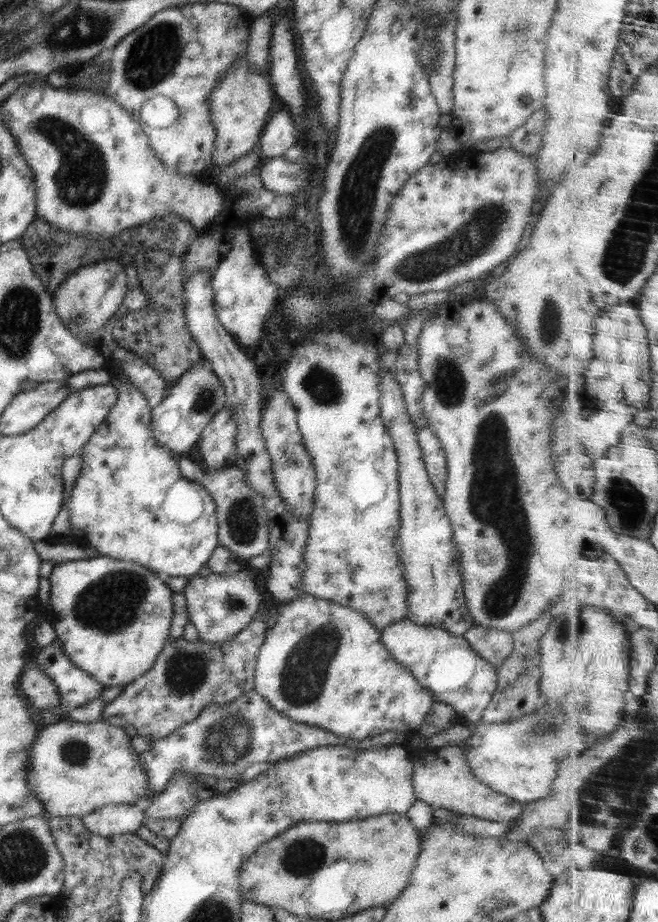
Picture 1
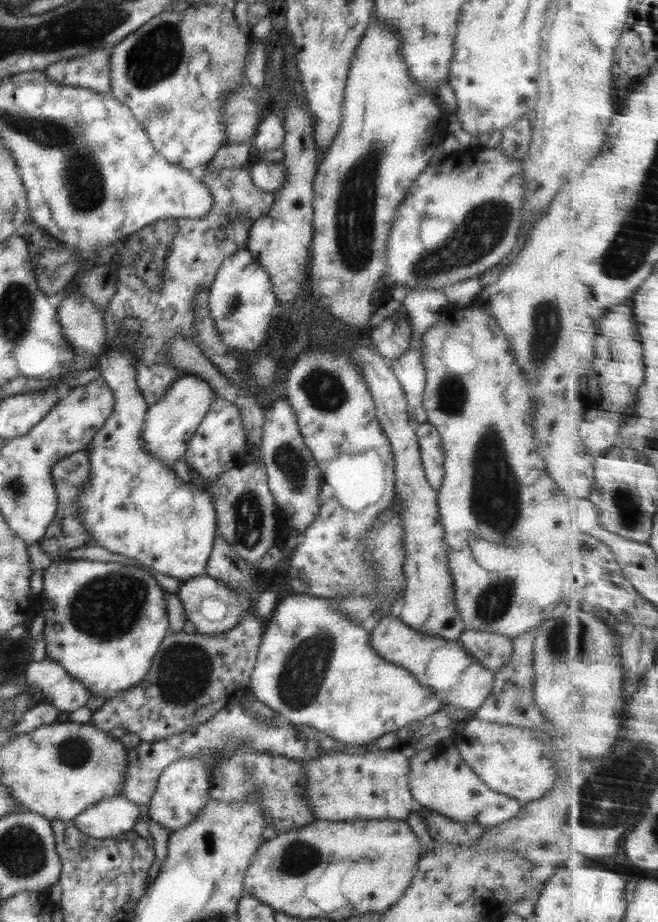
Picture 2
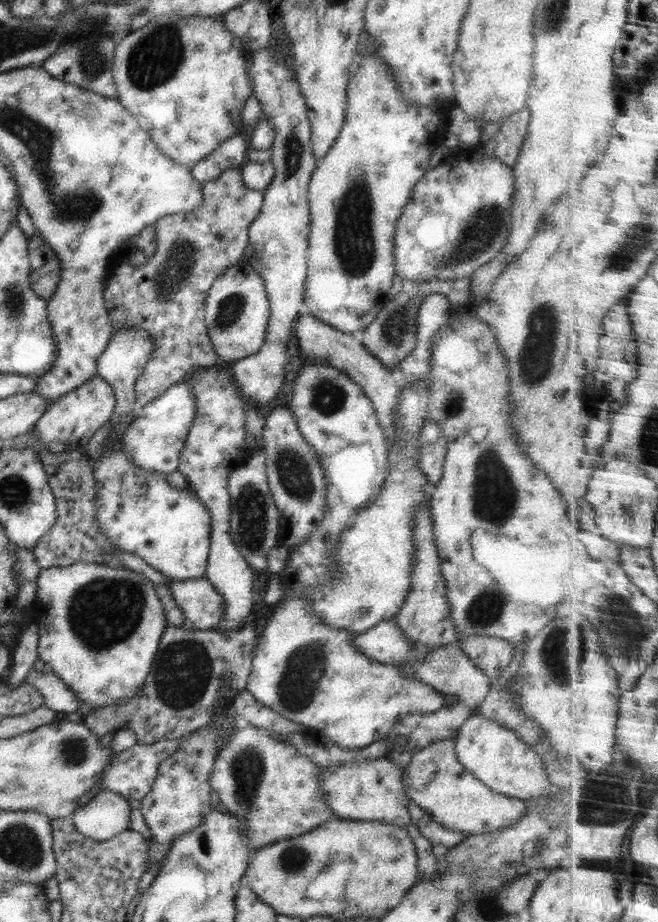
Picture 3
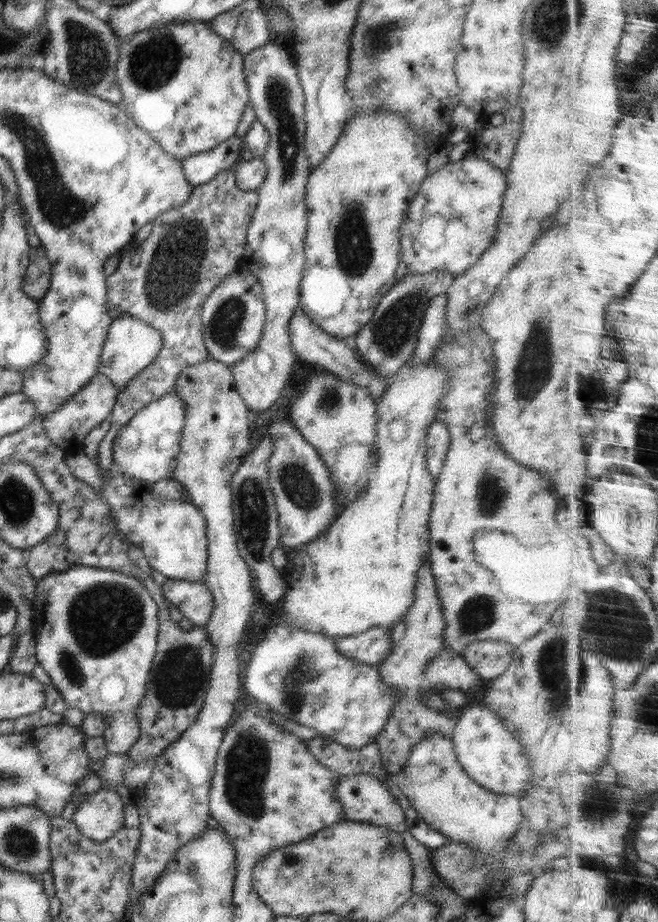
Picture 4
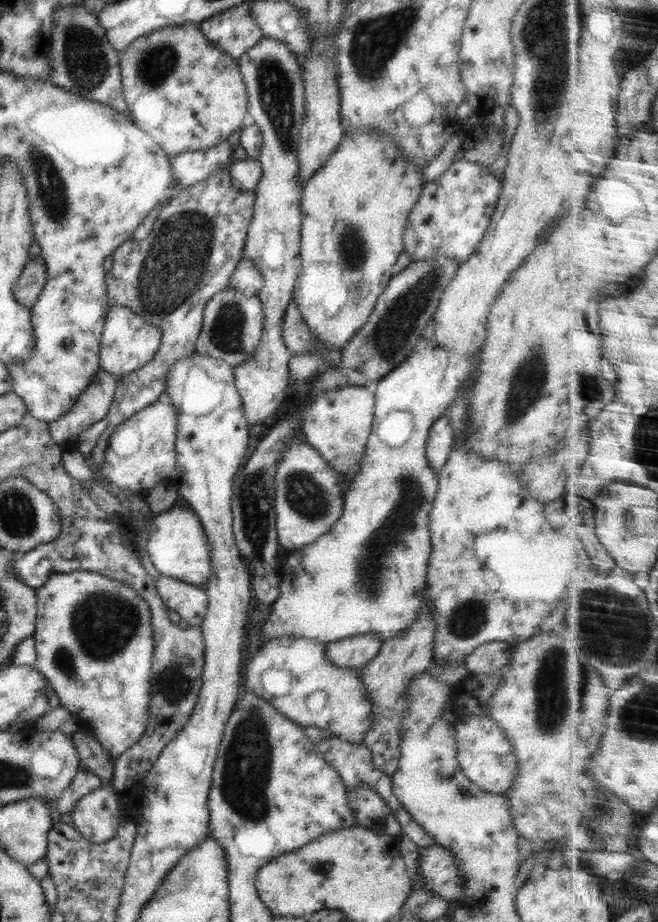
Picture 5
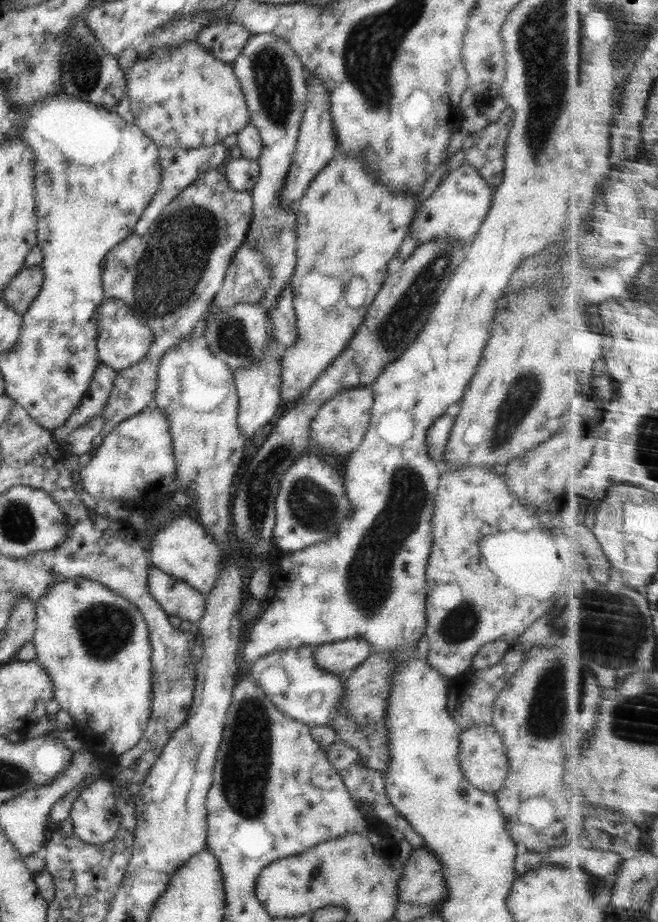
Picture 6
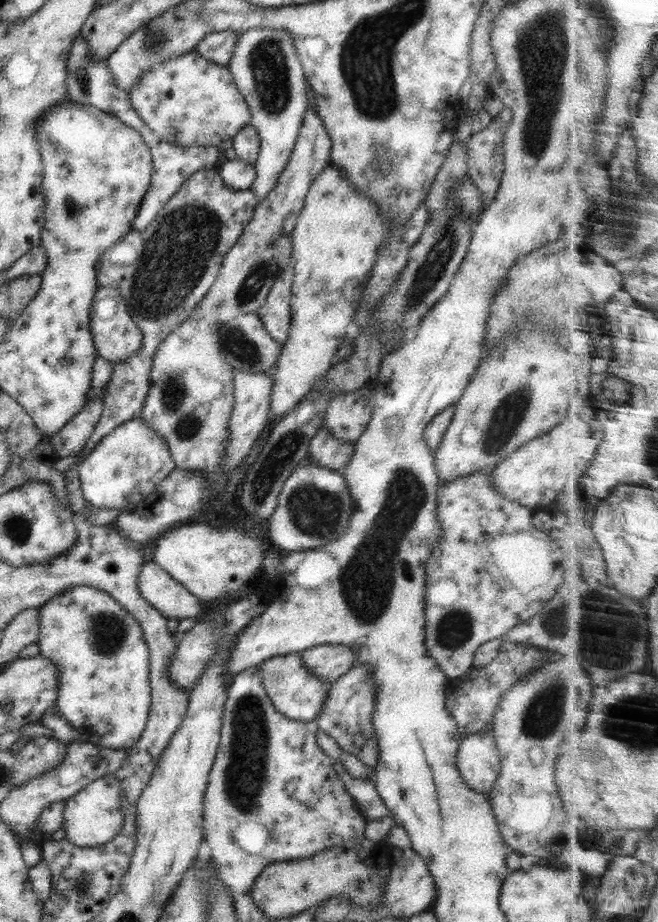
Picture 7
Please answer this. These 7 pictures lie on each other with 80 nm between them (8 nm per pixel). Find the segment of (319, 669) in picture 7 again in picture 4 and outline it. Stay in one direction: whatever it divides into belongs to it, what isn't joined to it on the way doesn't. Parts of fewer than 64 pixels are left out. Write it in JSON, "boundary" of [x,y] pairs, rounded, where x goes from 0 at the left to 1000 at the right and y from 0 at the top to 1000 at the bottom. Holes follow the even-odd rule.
{"boundary":[[[565,680],[543,689],[512,691],[509,702],[532,716],[573,721],[594,708],[594,682]]]}

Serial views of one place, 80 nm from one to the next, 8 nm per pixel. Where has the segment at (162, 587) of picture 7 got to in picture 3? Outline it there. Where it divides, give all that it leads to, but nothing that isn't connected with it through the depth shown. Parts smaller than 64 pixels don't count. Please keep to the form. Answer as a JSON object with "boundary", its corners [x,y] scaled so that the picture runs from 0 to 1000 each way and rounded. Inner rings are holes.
{"boundary":[[[310,625],[304,627],[264,630],[255,633],[266,654],[277,661],[298,682],[327,683],[339,671],[342,657],[336,644]],[[325,655],[325,662],[313,662]]]}

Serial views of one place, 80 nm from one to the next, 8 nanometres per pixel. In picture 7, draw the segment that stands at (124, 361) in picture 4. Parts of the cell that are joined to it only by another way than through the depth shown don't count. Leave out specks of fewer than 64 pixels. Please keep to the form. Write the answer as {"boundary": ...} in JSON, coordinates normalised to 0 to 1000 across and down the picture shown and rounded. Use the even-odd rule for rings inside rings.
{"boundary":[[[149,311],[144,319],[143,332],[137,338],[137,356],[143,375],[149,387],[155,387],[170,395],[196,389],[216,375],[216,359],[205,354],[191,325],[185,323],[179,315],[170,311]]]}

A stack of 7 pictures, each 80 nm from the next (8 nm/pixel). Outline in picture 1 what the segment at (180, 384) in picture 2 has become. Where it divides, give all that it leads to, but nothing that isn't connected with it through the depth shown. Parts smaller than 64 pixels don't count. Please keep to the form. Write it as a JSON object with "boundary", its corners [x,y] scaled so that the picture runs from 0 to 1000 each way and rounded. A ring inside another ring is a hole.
{"boundary":[[[305,388],[301,395],[292,397],[271,413],[255,420],[251,431],[229,445],[233,474],[249,485],[272,495],[281,495],[299,477],[304,475],[310,463],[319,458],[319,454],[343,439],[342,421],[337,414],[322,402],[322,397],[316,390]]]}

